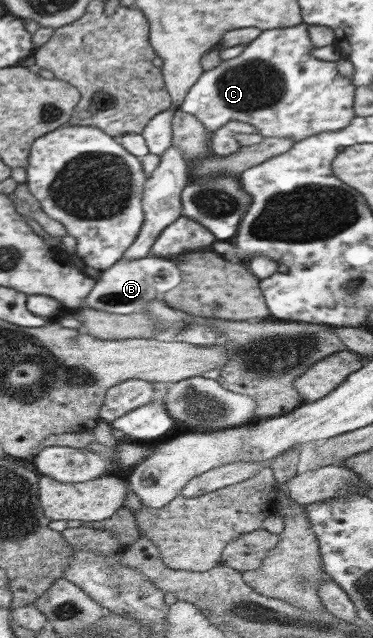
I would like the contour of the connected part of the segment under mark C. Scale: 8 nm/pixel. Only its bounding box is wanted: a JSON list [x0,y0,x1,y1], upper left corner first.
[178,22,355,142]

